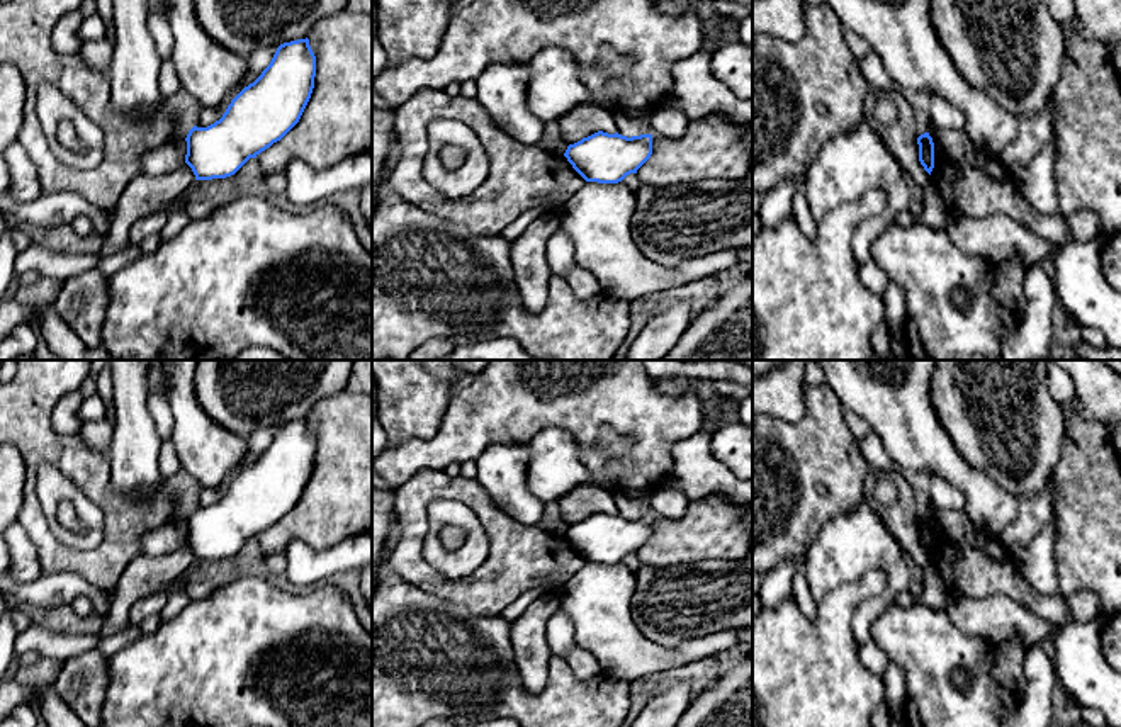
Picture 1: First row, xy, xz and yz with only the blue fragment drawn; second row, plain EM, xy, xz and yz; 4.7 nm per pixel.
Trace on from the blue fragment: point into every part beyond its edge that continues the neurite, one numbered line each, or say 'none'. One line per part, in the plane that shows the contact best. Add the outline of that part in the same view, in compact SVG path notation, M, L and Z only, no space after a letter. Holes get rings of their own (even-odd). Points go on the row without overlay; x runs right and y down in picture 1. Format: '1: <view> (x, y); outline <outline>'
none

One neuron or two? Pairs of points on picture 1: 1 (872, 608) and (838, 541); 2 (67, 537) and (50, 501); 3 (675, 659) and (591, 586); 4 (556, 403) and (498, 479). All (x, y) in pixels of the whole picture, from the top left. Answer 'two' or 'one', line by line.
1: one
2: one
3: one
4: two

